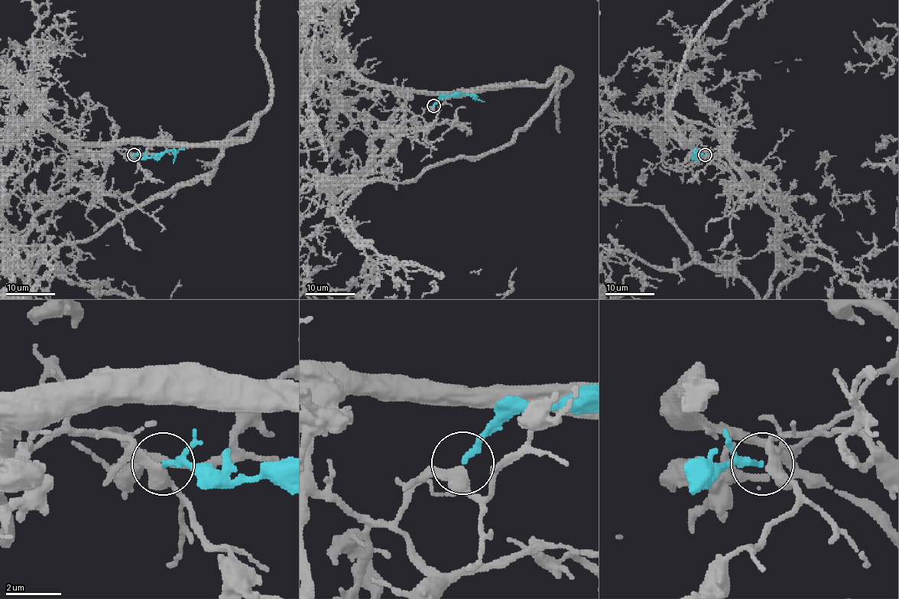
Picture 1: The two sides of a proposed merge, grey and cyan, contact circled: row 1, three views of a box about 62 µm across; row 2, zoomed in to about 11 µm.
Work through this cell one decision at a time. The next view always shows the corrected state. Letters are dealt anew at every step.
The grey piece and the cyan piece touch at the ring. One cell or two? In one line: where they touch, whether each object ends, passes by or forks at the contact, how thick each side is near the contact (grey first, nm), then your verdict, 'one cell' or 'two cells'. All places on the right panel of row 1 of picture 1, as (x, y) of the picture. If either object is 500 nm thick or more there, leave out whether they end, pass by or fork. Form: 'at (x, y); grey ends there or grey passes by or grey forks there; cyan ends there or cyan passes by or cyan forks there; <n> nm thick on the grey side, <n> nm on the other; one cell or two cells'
at (705, 154); grey passes by; cyan ends there; 360 nm thick on the grey side, 200 nm on the other; one cell

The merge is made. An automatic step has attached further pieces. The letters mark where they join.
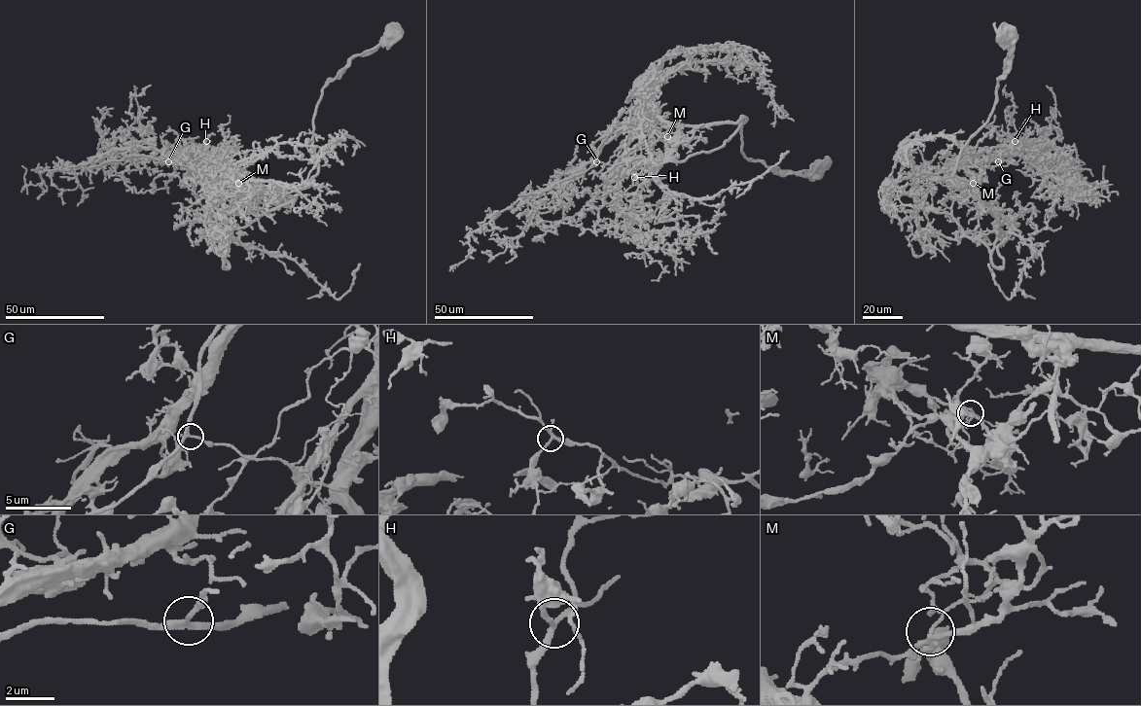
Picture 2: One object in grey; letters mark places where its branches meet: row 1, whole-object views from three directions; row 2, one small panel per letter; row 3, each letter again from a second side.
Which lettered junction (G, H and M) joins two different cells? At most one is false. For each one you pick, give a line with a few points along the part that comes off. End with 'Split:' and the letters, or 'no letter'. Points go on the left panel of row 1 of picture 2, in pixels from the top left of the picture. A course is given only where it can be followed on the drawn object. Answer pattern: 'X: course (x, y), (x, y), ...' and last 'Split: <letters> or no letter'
M: course (238, 183), (243, 170), (224, 160), (226, 173), (301, 186), (334, 147), (335, 138), (349, 135), (365, 146)
Split: M

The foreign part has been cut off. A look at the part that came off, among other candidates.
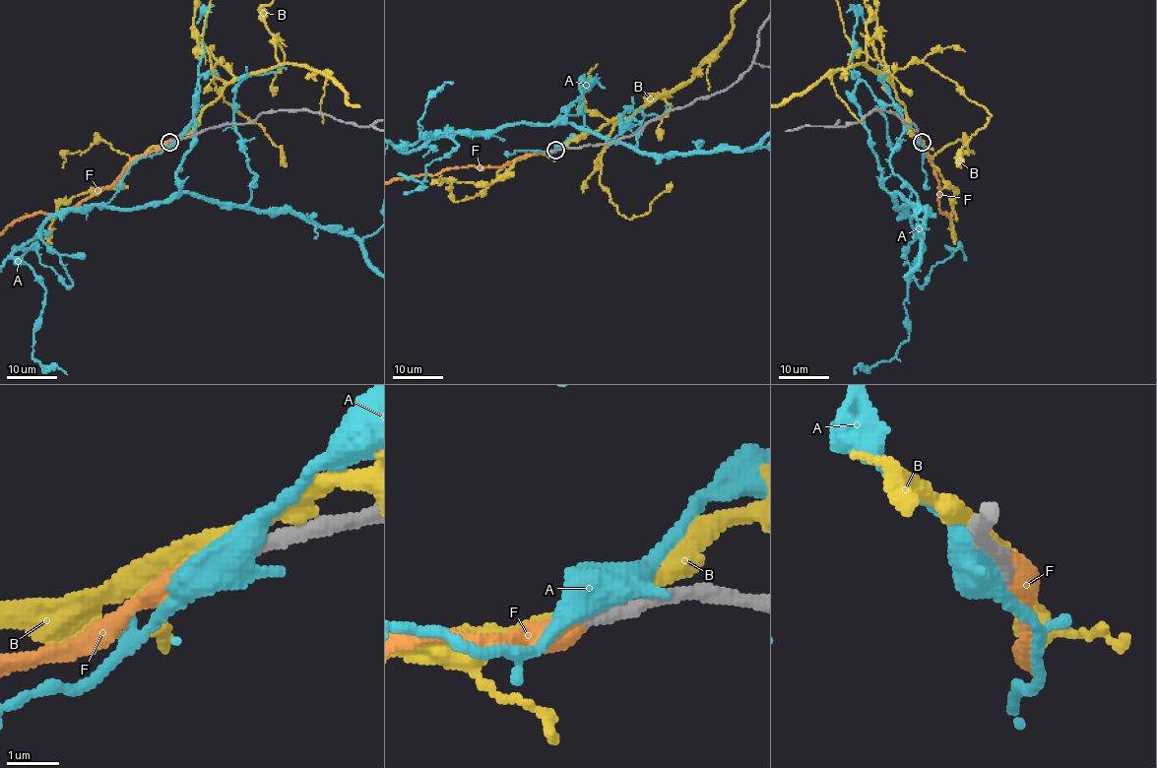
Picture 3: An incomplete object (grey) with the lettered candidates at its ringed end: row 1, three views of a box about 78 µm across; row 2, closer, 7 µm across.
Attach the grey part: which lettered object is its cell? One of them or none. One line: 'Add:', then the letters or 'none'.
Add: F

